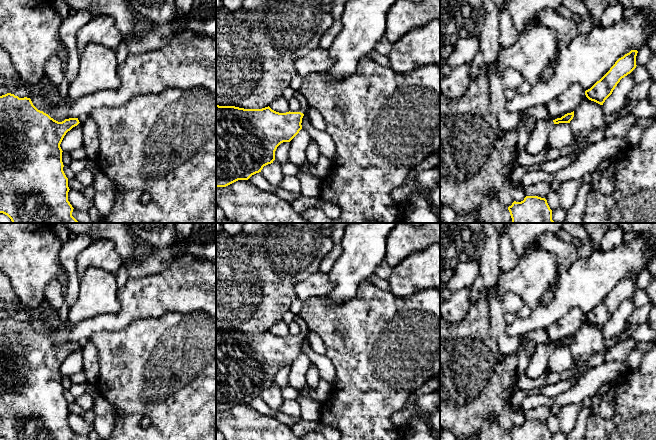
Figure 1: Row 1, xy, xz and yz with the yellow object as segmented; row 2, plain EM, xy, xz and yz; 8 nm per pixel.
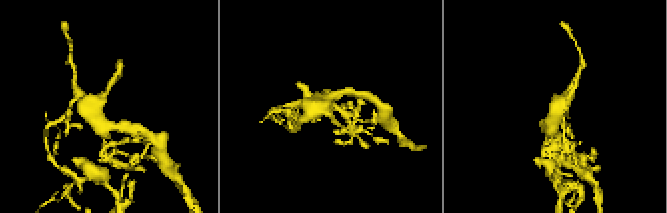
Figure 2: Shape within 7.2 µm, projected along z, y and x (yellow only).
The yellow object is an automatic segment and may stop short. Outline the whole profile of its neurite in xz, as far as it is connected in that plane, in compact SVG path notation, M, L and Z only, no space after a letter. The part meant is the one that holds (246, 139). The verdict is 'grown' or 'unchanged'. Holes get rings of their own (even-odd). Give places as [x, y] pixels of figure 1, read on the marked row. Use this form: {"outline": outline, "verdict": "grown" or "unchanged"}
{"outline": "M296 90L294 97L300 102L298 112L279 113L269 106L262 109L244 109L235 106L216 105L216 187L226 187L238 180L248 180L273 163L275 151L283 142L290 142L302 129L302 118L309 108L306 98Z", "verdict": "grown"}

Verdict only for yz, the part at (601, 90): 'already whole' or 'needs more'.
already whole

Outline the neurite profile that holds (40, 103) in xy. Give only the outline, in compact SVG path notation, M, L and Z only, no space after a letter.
M31 95L30 99L33 105L40 111L48 114L51 118L58 122L65 120L64 116L61 114L61 110L56 106L52 106L48 99L44 99L37 95Z

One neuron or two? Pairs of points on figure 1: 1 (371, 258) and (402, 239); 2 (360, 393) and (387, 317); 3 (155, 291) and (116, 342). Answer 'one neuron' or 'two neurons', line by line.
1: two neurons
2: one neuron
3: two neurons

